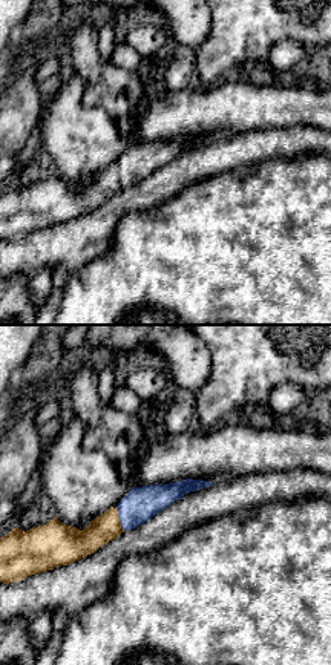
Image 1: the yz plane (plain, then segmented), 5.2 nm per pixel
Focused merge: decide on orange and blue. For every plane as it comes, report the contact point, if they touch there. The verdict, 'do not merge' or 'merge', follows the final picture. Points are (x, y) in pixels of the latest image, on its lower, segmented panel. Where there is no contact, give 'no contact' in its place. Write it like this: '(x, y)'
(118, 520)

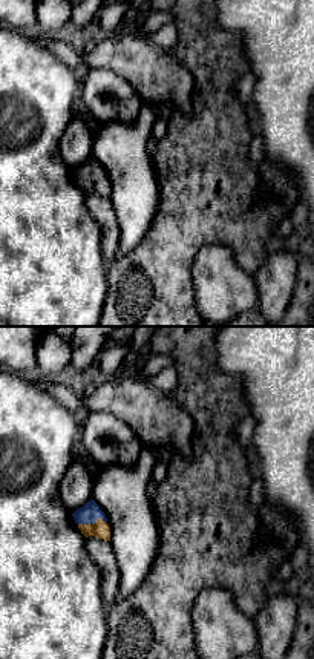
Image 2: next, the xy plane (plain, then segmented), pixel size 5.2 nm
(94, 523)

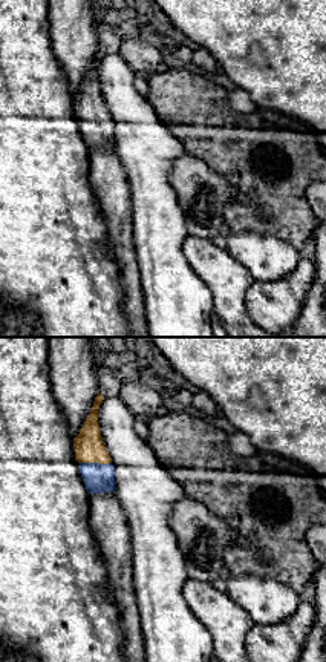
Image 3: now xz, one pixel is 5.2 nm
(95, 462)

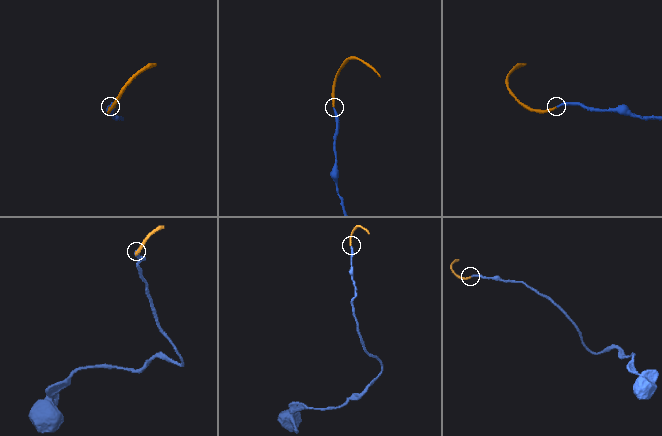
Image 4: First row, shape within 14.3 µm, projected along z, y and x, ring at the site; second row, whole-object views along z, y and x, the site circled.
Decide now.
merge

